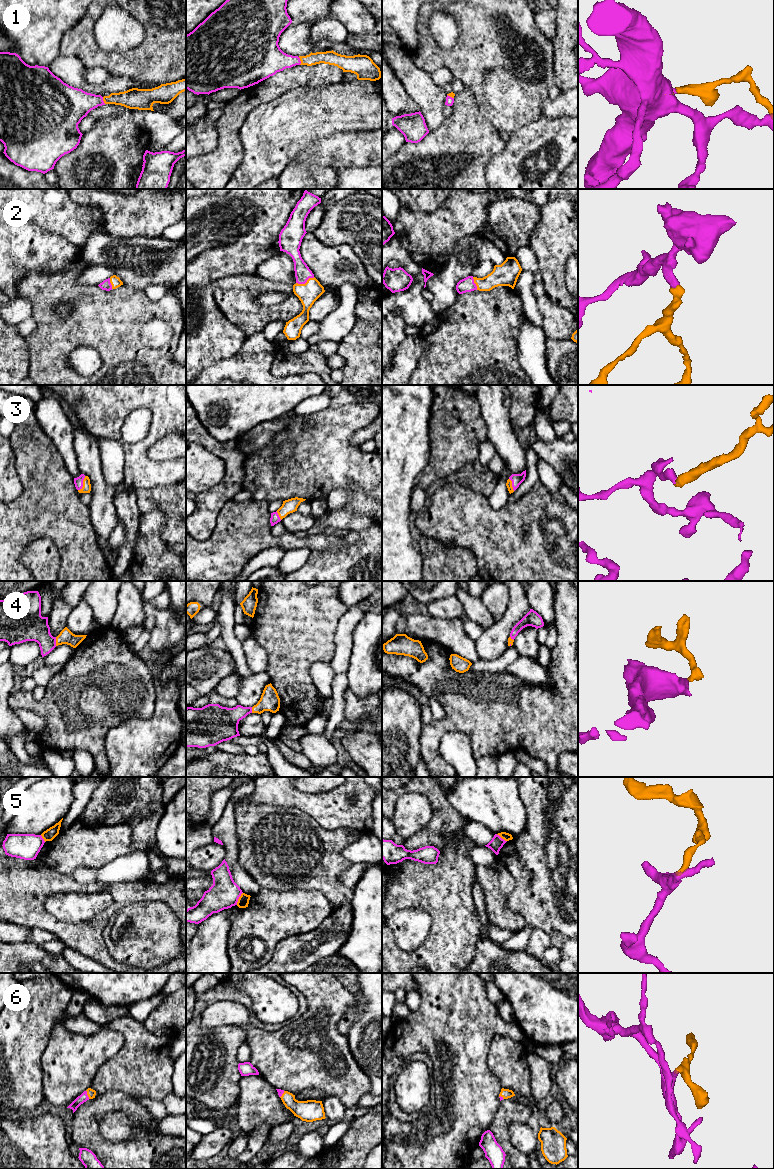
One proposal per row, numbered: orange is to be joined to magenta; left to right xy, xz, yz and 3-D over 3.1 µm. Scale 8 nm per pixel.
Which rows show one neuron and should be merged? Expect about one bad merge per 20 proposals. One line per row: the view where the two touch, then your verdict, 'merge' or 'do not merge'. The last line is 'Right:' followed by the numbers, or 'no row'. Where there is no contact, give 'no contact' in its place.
1: xz | merge
2: xz | merge
3: xy | merge
4: xy | merge
5: xz | do not merge
6: xy | merge
Right: 1, 2, 3, 4, 6

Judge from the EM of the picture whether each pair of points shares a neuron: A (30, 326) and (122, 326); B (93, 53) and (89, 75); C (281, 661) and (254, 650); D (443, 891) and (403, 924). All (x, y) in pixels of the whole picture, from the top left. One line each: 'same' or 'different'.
A: different
B: different
C: different
D: different

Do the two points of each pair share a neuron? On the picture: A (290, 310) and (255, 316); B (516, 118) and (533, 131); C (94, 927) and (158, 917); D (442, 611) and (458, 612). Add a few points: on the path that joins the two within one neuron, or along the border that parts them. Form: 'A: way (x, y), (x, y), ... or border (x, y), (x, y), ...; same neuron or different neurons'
A: way (281, 312), (264, 315); same neuron
B: border (542, 116), (524, 124), (509, 134); different neurons
C: border (109, 924), (103, 931), (103, 939), (108, 948); different neurons
D: way (446, 611), (454, 611); same neuron

